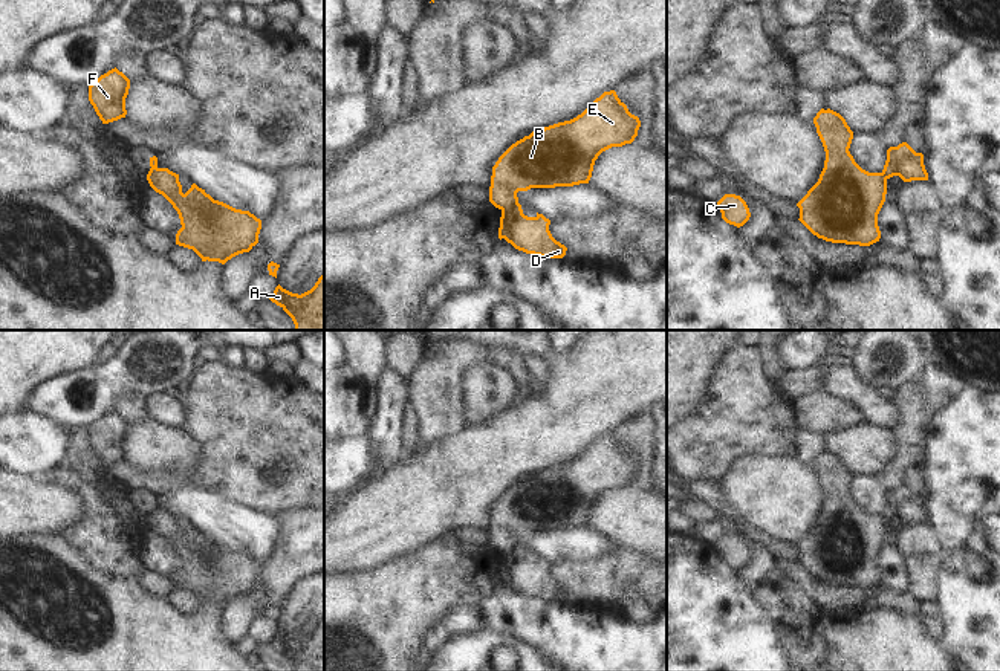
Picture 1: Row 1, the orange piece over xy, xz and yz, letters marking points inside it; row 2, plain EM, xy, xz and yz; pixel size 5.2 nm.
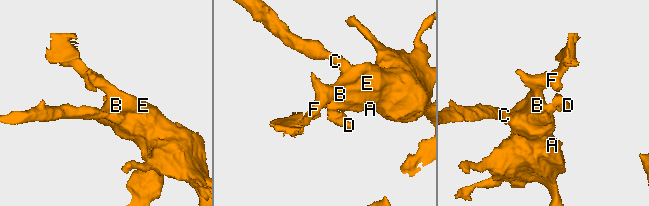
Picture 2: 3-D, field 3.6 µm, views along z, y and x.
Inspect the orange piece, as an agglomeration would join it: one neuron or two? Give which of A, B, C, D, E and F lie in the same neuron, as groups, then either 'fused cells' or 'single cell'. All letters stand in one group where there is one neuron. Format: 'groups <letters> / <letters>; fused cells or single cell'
groups A B C E F / D; fused cells

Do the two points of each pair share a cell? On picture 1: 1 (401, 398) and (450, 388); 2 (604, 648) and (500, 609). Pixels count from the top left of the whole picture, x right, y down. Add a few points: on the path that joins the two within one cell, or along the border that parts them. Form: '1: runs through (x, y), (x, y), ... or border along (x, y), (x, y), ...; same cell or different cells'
1: border along (407, 379), (412, 402); different cells
2: runs through (578, 641), (526, 618); same cell

